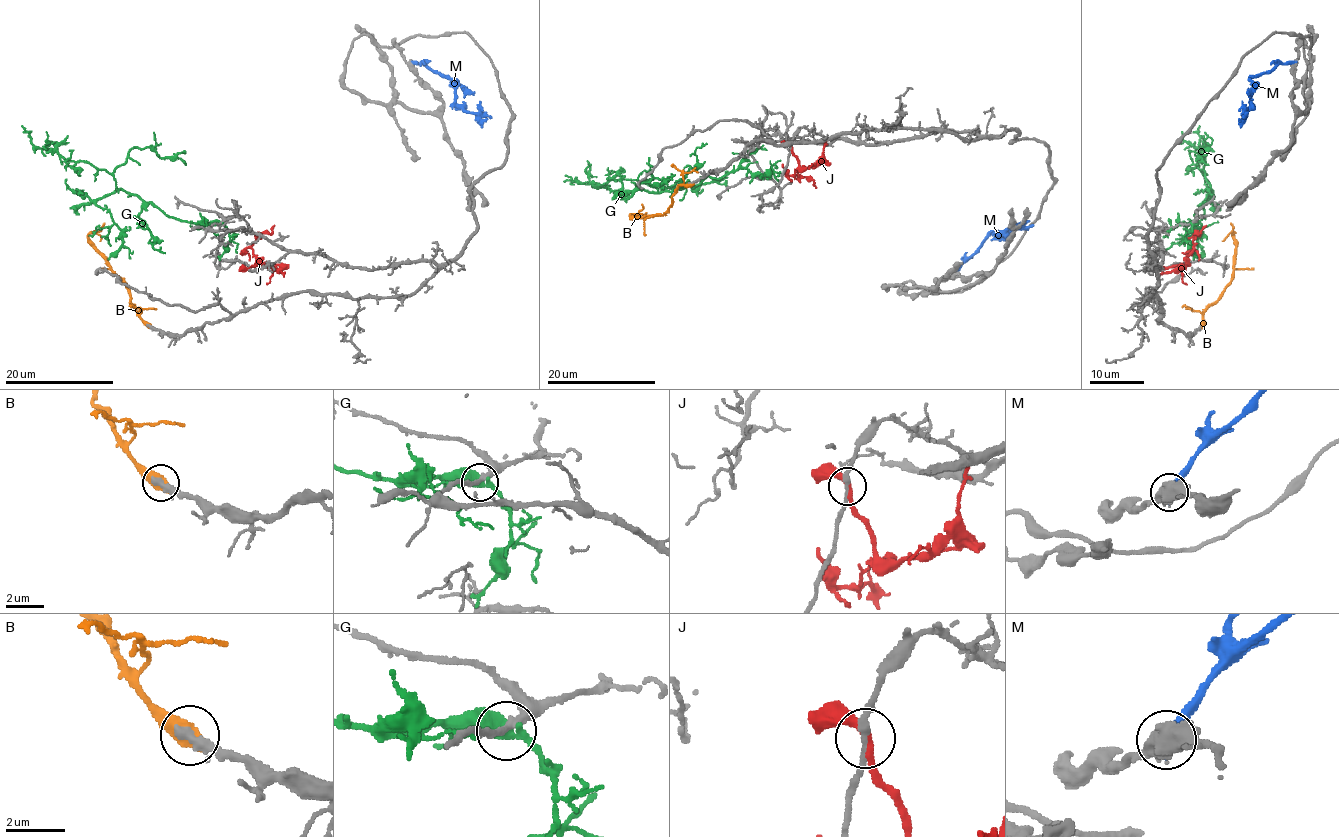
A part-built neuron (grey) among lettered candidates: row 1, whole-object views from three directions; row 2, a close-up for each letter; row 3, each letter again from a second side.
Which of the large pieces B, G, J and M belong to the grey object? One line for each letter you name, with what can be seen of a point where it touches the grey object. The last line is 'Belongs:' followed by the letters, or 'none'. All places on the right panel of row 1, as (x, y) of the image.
B: (1202, 325)
Belongs: B

